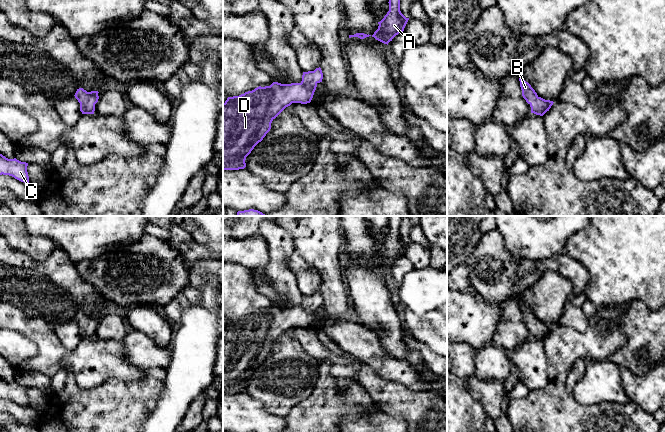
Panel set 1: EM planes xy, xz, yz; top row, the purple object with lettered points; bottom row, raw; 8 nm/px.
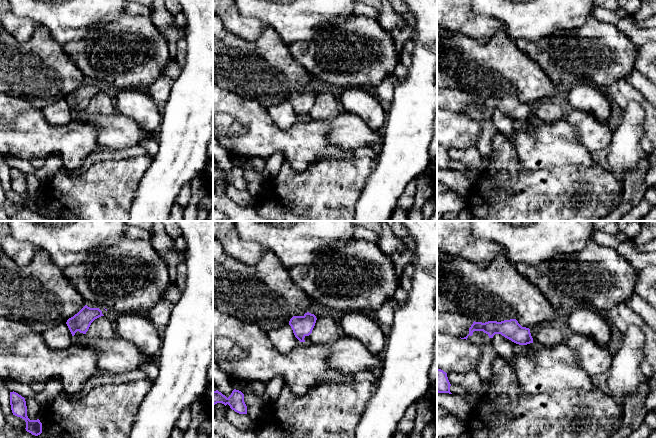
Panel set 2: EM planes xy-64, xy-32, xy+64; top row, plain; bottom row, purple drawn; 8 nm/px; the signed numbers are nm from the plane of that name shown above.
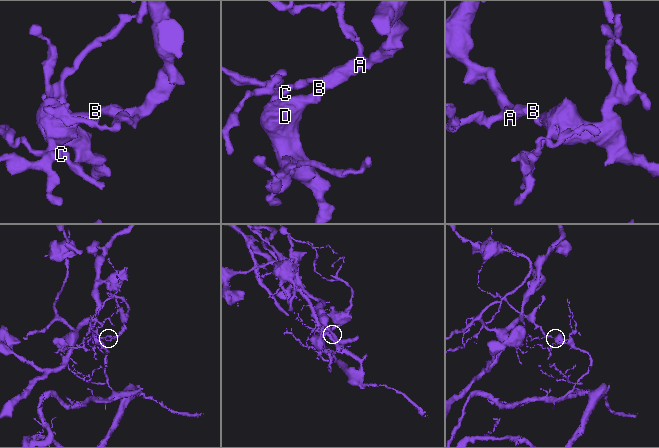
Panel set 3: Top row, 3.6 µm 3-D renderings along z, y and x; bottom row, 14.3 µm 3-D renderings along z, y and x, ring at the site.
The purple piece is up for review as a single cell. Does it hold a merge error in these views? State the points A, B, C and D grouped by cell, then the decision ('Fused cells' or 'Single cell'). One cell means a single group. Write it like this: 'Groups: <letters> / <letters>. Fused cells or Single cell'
Groups: A B C D. Single cell

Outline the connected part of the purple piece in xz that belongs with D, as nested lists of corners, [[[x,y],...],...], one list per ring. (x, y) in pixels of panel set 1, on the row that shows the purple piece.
[[[319,67],[303,72],[300,83],[273,82],[270,86],[259,86],[239,96],[228,97],[223,102],[223,170],[244,169],[246,157],[270,131],[272,121],[292,103],[310,103],[322,79],[323,73]]]

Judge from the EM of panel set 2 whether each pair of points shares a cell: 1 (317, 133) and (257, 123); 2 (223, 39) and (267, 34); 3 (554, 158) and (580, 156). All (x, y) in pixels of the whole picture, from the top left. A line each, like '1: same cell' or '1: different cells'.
1: same cell
2: same cell
3: same cell

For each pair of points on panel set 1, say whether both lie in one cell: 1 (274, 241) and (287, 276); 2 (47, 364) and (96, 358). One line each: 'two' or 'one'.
1: one
2: one

